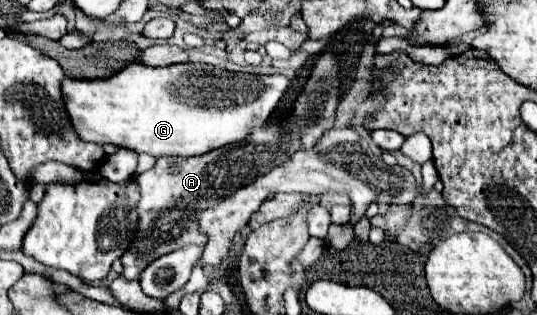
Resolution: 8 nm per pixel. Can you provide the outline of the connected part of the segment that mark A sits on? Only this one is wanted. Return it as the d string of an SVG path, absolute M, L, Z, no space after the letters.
M332 52L320 54L320 58L316 60L310 72L308 82L304 84L300 96L292 106L286 124L258 126L256 130L252 130L248 138L244 138L244 142L222 146L210 150L208 154L190 156L190 158L162 156L156 160L154 168L138 174L136 182L142 194L138 204L140 226L136 238L132 240L132 246L122 256L122 264L124 264L122 276L126 280L136 280L138 274L158 256L180 250L188 244L202 246L206 238L198 232L198 224L194 218L198 210L222 202L226 196L234 194L240 186L254 182L260 174L266 174L274 166L286 162L294 152L312 148L318 142L318 138L334 126L336 106L340 98L338 70L340 70L340 62Z

